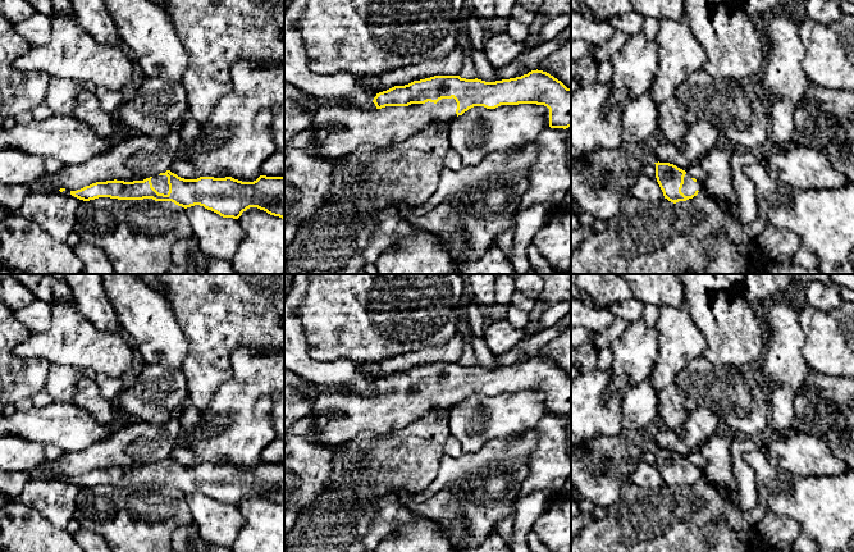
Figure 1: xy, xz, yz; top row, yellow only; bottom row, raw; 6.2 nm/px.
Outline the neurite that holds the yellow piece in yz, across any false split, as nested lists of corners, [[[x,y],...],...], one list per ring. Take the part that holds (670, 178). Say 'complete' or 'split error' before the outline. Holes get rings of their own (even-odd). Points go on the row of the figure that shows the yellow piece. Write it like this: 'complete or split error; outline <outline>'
split error; outline [[[654,163],[656,178],[665,199],[676,204],[686,201],[703,190],[702,182],[691,178],[685,170],[670,163]]]

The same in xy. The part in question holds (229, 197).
split error; outline [[[166,170],[143,181],[96,182],[77,191],[59,190],[83,201],[99,197],[118,200],[172,201],[184,209],[200,205],[223,218],[238,219],[250,207],[257,207],[284,220],[284,177],[260,175],[254,182],[232,177],[184,179]]]

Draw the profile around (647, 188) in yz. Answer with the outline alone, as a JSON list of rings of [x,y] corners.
[[[638,177],[631,188],[631,195],[645,201],[659,201],[665,197],[654,177]]]

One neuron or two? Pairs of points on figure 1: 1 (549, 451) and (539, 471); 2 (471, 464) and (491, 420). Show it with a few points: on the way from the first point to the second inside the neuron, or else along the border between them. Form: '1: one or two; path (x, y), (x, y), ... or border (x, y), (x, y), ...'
1: one; path (549, 456), (549, 461), (544, 466)
2: two; border (506, 437), (492, 439), (475, 451), (464, 452)

